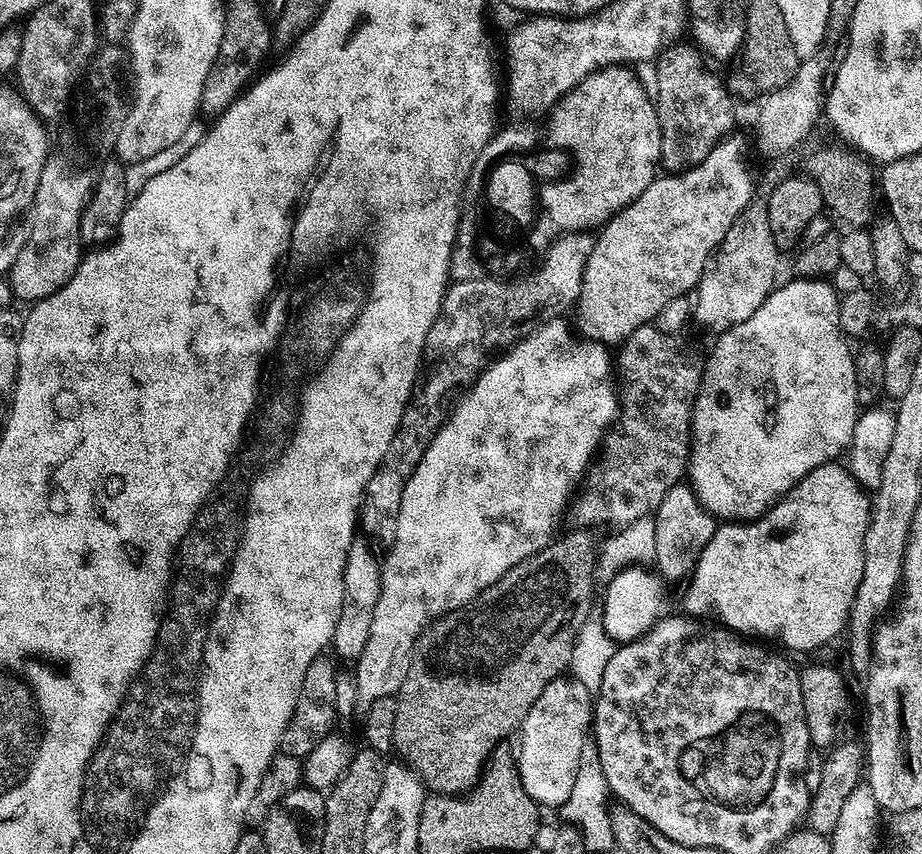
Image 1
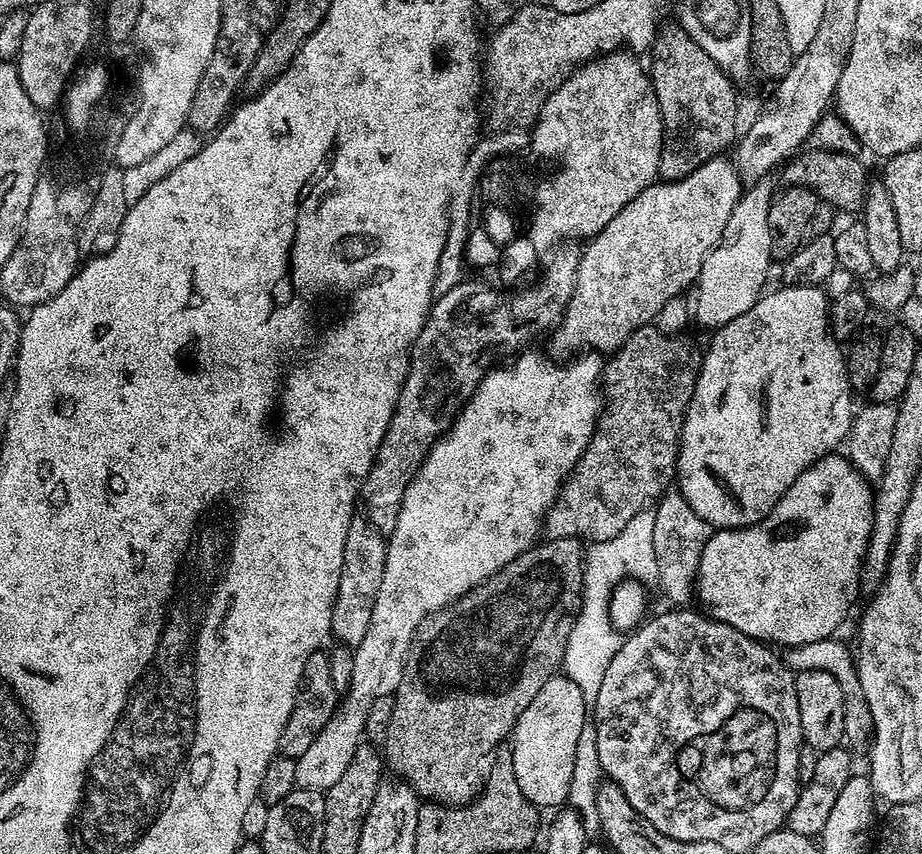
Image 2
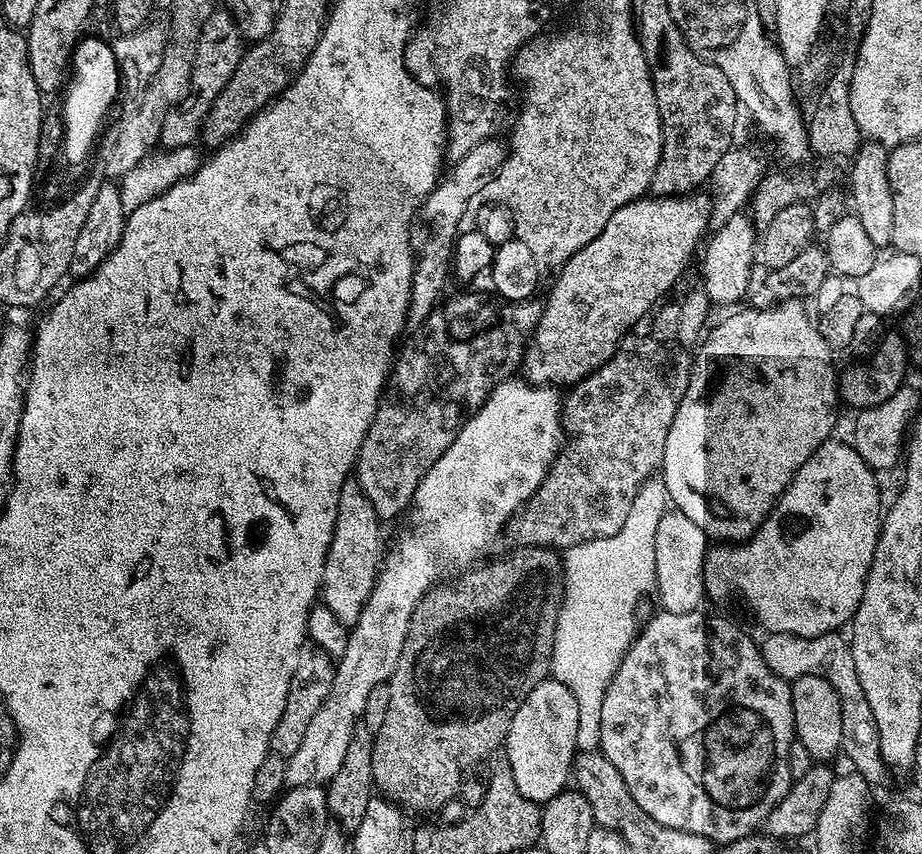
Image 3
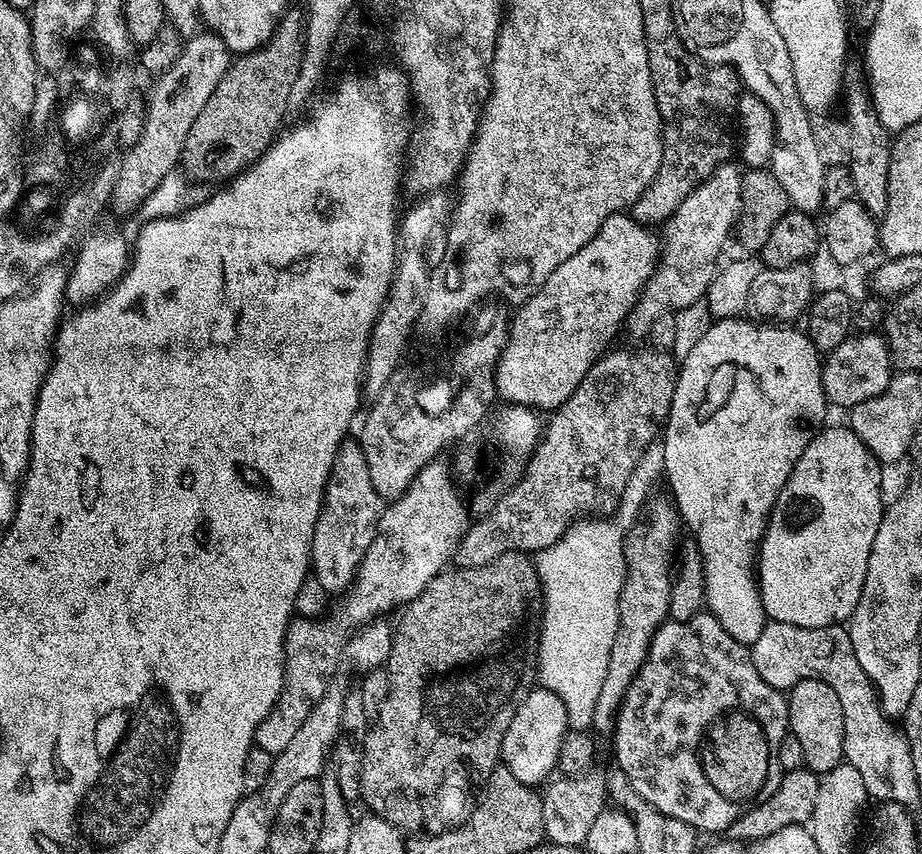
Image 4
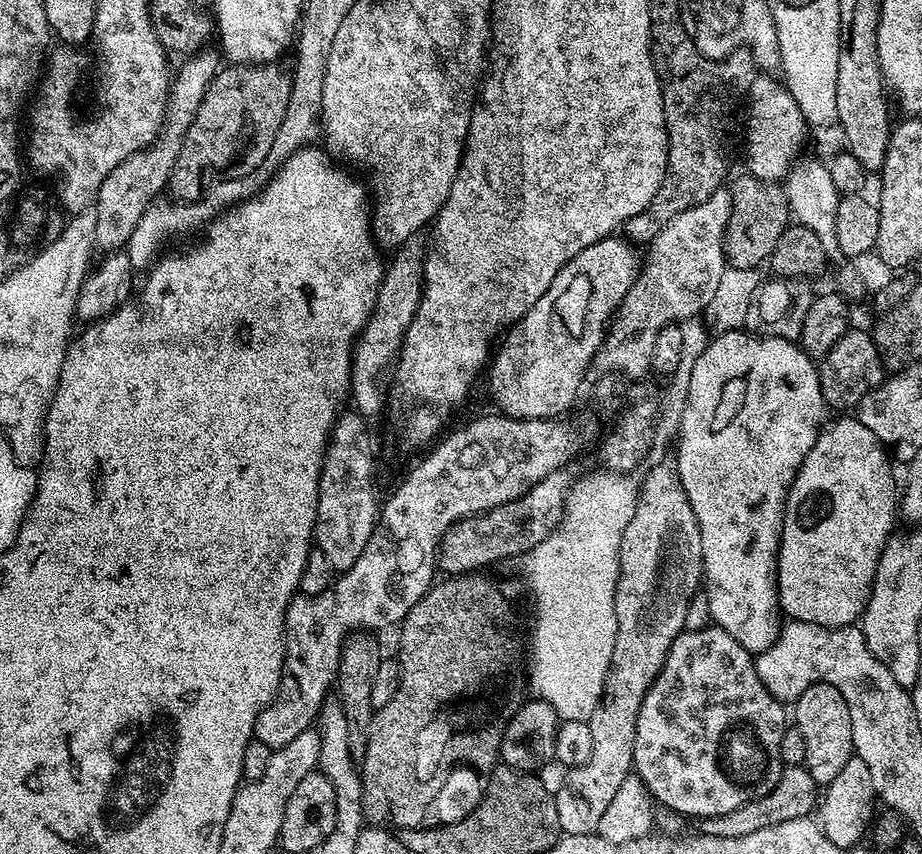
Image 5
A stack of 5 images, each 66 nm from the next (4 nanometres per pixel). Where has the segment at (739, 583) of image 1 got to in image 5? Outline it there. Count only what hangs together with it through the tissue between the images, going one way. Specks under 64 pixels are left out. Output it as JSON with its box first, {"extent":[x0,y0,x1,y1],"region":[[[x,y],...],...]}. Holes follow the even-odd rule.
{"extent":[776,419,898,627],"region":[[[860,419],[836,420],[825,423],[820,429],[820,436],[814,442],[810,454],[802,462],[802,466],[796,472],[794,482],[788,488],[788,500],[784,503],[784,525],[780,535],[780,555],[776,557],[776,592],[780,595],[781,613],[789,621],[801,620],[802,622],[817,623],[824,627],[846,627],[855,625],[861,619],[864,606],[868,602],[868,596],[872,593],[872,579],[878,566],[878,558],[884,549],[884,543],[894,531],[894,525],[898,520],[898,480],[892,477],[892,464],[886,445],[879,440]]]}

